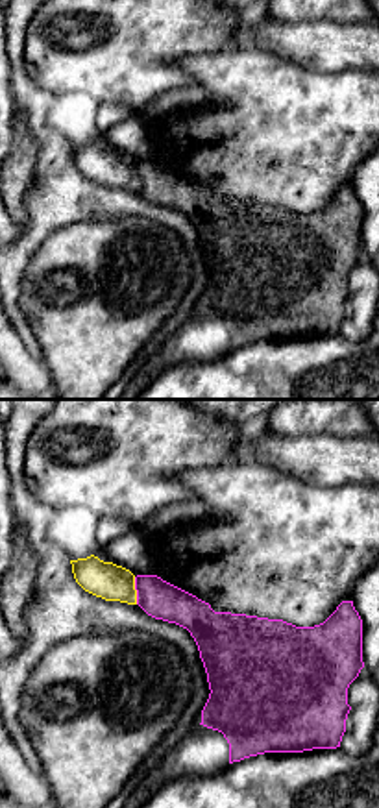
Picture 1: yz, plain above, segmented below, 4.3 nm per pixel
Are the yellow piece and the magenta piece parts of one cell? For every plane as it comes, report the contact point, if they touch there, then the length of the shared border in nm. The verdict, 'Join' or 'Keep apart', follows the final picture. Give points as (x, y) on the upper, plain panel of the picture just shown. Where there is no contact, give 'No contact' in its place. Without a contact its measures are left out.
Touches yellow at (135, 176). Shared border 120 nm

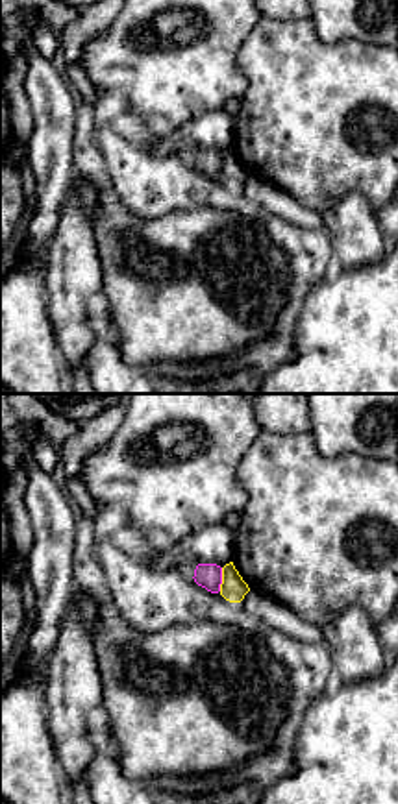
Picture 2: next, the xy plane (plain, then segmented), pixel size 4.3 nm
Touches yellow at (223, 165). Shared border 110 nm

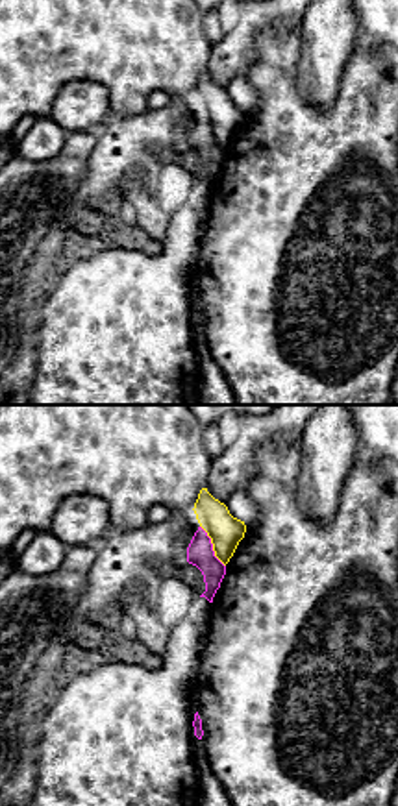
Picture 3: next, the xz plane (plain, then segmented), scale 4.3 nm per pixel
Touches yellow at (213, 132). Shared border 220 nm

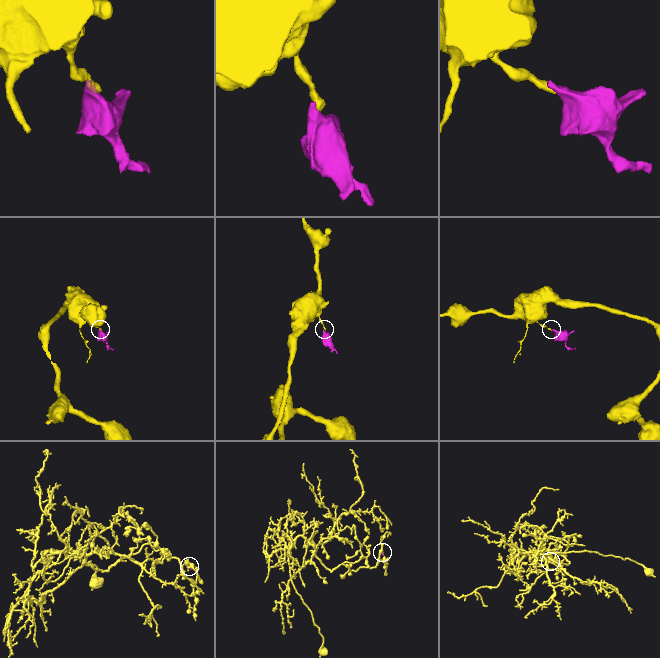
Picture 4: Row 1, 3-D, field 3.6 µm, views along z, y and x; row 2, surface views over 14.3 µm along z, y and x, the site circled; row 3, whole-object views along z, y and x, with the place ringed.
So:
Keep apart

